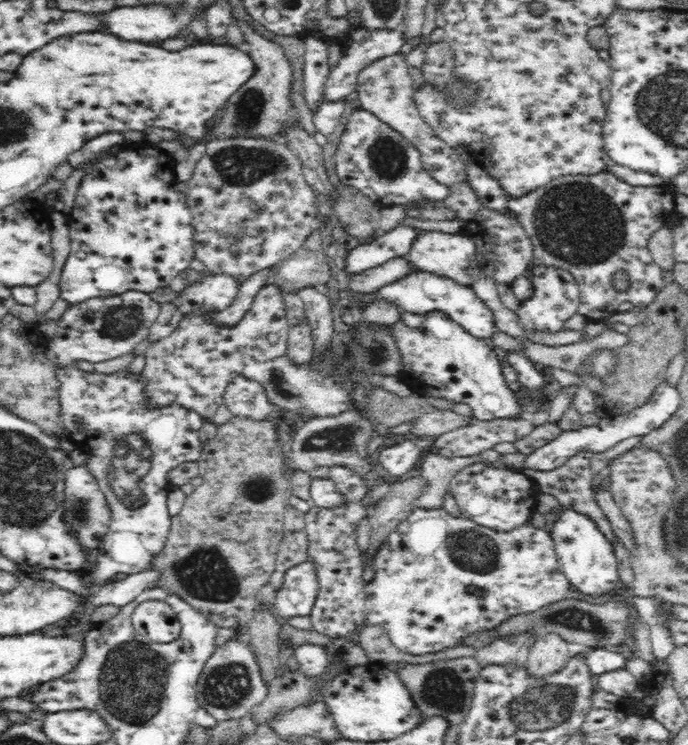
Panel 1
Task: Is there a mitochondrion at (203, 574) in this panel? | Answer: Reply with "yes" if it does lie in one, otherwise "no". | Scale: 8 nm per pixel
yes

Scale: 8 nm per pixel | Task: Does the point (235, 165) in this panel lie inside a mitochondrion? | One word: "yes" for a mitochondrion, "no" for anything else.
yes

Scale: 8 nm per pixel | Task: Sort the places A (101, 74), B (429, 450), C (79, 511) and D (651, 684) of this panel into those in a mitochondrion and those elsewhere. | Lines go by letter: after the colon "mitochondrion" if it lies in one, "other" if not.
A: other
B: other
C: mitochondrion
D: other

